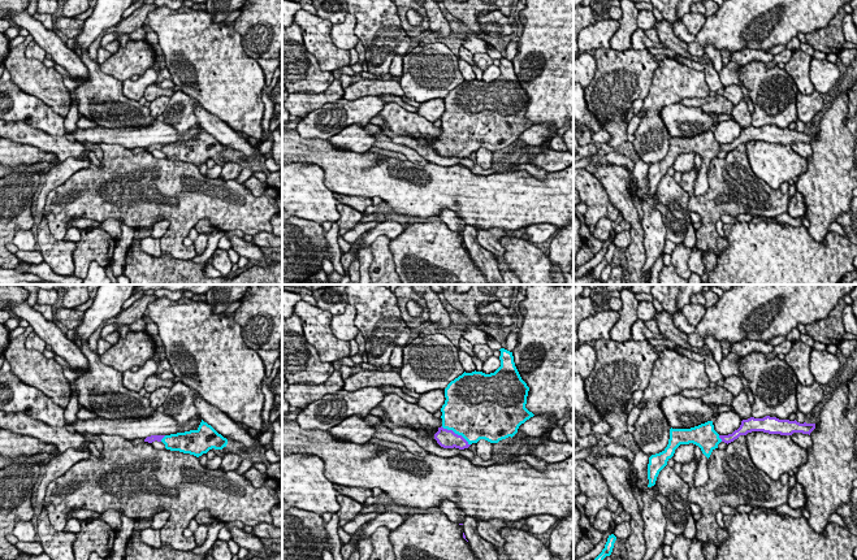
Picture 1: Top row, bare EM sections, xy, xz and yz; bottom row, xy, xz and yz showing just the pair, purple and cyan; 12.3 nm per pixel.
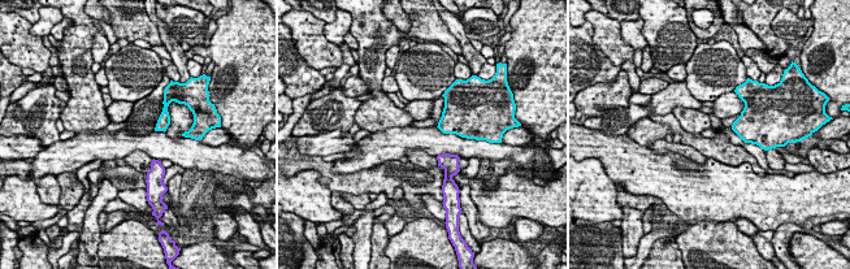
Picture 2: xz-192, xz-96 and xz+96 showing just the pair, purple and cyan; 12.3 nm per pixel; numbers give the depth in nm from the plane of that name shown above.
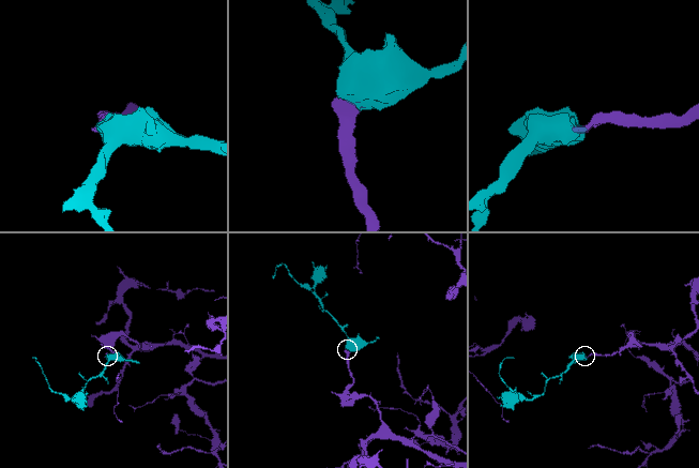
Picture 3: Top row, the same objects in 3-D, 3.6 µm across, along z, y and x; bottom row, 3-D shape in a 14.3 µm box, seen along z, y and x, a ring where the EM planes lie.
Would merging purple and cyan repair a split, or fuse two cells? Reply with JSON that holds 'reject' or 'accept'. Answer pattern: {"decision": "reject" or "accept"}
{"decision": "accept"}

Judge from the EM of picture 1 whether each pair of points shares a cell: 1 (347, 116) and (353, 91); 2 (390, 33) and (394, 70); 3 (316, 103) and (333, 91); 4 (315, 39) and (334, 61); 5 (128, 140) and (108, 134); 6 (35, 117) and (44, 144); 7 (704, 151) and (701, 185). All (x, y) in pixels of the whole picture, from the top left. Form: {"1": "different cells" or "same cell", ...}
{"1": "different cells", "2": "different cells", "3": "same cell", "4": "same cell", "5": "same cell", "6": "different cells", "7": "same cell"}

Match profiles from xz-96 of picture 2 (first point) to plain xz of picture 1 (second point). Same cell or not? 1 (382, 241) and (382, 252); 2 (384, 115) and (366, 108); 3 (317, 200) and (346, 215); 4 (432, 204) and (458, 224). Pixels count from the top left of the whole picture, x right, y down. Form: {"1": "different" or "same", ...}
{"1": "same", "2": "different", "3": "different", "4": "same"}

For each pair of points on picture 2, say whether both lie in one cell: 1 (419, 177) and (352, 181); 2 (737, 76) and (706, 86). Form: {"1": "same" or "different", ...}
{"1": "same", "2": "same"}

